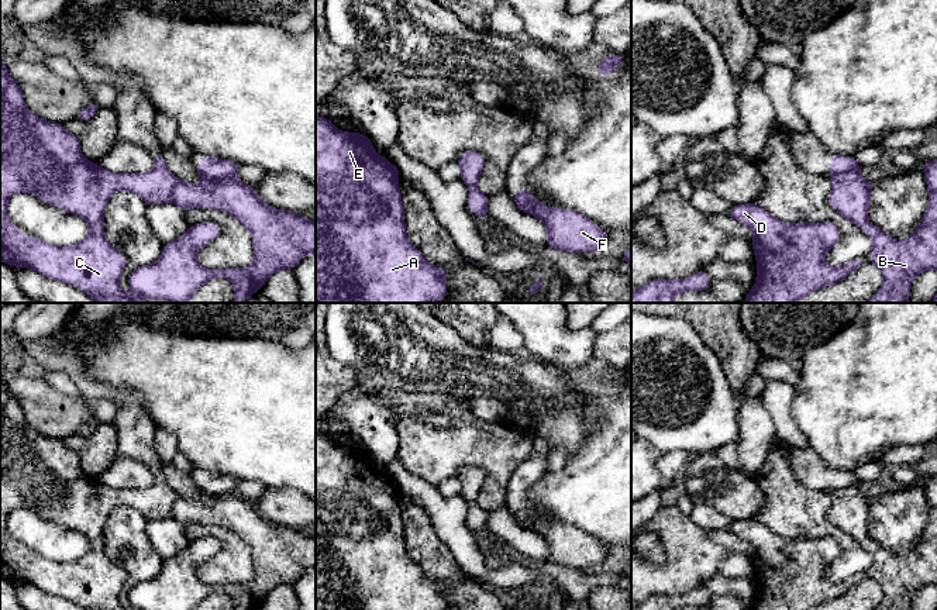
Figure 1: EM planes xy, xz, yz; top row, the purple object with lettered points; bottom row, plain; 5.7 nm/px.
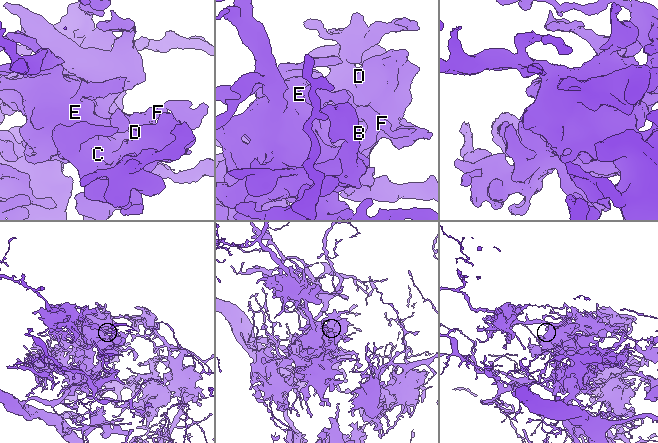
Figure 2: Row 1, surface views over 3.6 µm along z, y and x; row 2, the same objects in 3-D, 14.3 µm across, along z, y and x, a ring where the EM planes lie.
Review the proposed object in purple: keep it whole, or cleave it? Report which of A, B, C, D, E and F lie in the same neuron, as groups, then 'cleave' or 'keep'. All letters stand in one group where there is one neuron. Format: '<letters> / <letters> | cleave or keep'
A B C D E F | keep

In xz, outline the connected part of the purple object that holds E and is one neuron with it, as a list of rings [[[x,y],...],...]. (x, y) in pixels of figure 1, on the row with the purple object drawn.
[[[316,116],[316,303],[441,303],[447,294],[448,269],[437,269],[409,241],[399,189],[400,170],[379,156],[366,134],[337,130],[331,120]]]

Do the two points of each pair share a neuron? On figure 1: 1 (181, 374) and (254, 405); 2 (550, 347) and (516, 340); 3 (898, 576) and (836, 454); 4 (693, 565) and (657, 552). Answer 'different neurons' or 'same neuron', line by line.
1: same neuron
2: different neurons
3: different neurons
4: different neurons

